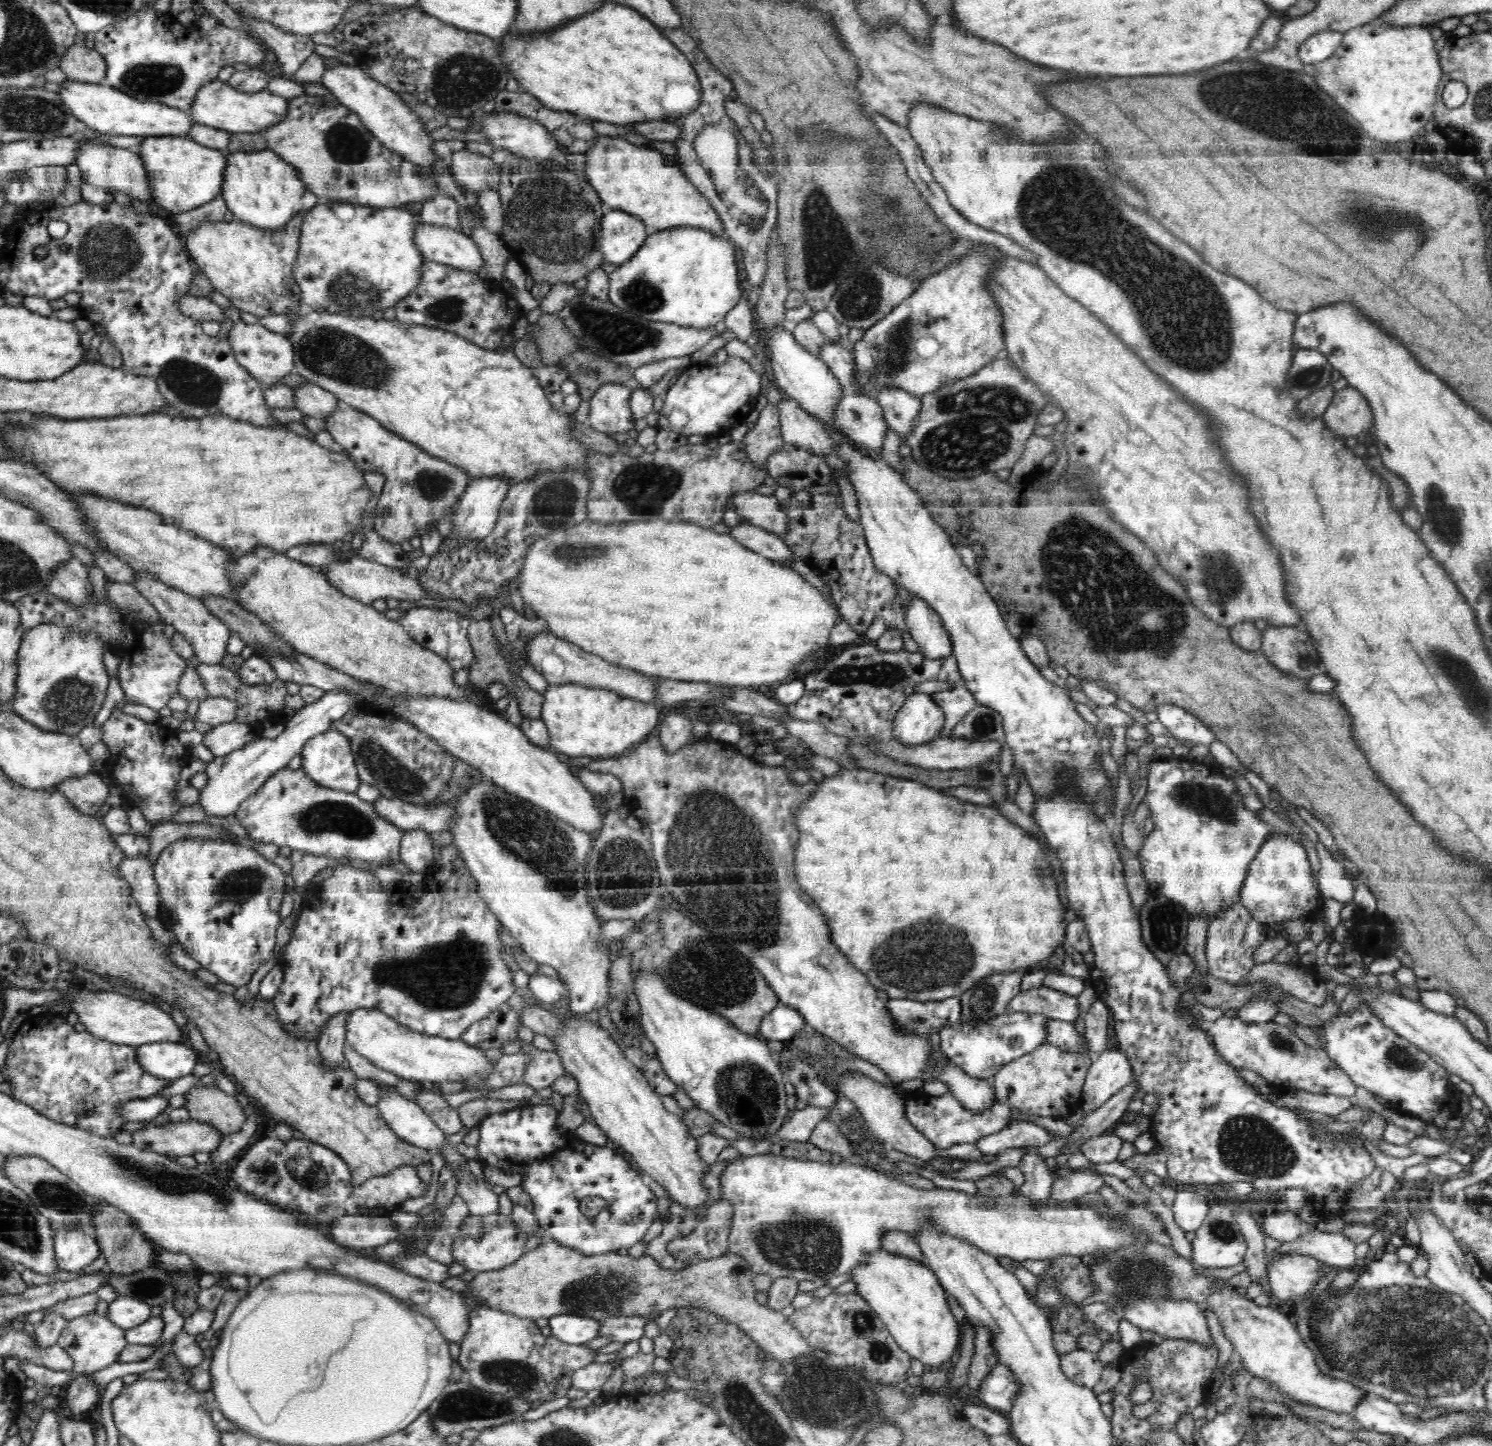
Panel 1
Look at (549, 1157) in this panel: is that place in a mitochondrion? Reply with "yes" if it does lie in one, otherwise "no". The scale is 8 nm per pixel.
no

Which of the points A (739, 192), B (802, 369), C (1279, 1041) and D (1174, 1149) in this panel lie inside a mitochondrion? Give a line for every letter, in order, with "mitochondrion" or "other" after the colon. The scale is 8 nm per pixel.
A: mitochondrion
B: other
C: mitochondrion
D: other

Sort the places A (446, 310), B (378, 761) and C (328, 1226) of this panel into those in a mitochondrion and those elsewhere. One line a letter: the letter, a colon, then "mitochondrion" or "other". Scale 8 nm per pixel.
A: mitochondrion
B: mitochondrion
C: other

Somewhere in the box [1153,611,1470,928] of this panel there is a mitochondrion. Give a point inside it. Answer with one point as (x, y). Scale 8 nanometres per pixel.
(1201, 797)

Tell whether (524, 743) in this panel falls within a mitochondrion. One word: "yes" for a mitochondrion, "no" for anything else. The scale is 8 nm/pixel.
no

